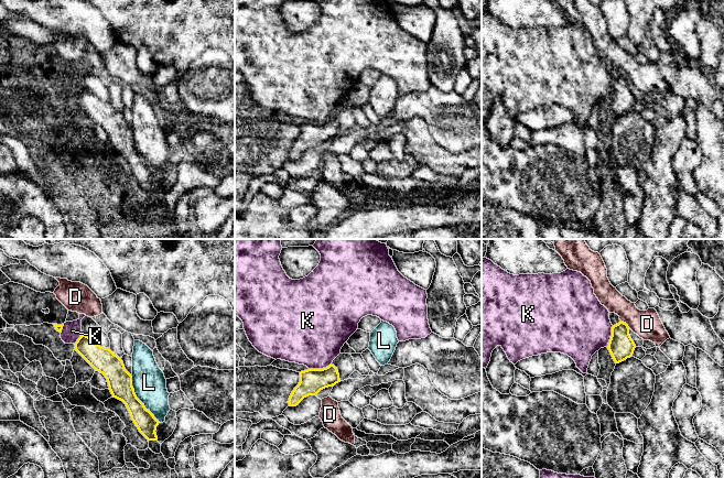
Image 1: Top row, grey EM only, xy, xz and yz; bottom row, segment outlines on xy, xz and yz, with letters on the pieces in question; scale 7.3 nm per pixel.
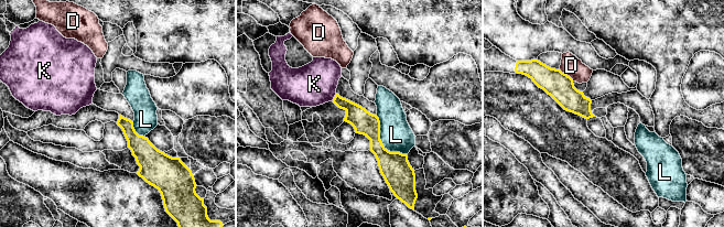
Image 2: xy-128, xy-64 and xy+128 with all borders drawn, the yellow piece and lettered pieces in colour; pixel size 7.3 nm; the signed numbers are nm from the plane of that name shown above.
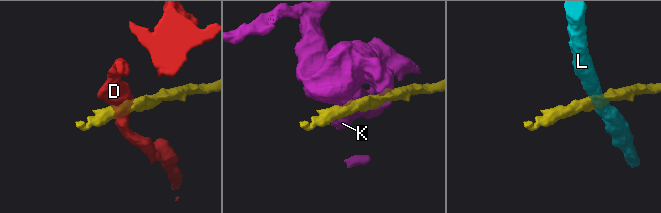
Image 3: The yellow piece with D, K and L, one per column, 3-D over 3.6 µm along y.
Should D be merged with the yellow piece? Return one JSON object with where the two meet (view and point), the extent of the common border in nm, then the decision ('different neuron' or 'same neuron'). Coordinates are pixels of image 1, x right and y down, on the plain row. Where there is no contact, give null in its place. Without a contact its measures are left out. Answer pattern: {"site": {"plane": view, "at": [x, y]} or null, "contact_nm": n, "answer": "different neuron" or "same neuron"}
{"site": {"plane": "yz", "at": [625, 76]}, "contact_nm": 90, "answer": "different neuron"}

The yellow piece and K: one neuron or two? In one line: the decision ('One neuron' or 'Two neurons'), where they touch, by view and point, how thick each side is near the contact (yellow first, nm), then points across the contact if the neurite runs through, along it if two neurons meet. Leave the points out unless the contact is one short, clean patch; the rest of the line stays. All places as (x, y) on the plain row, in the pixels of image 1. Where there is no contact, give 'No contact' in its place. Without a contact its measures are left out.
Two neurons. Touches yellow at xz (320, 122). Thickness 180 nm (yellow) against 440 nm. Boundary: xz (331, 116), (322, 121), (309, 122)

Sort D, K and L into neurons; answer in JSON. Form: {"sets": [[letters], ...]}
{"sets": [["D"], ["K"], ["L"]]}

